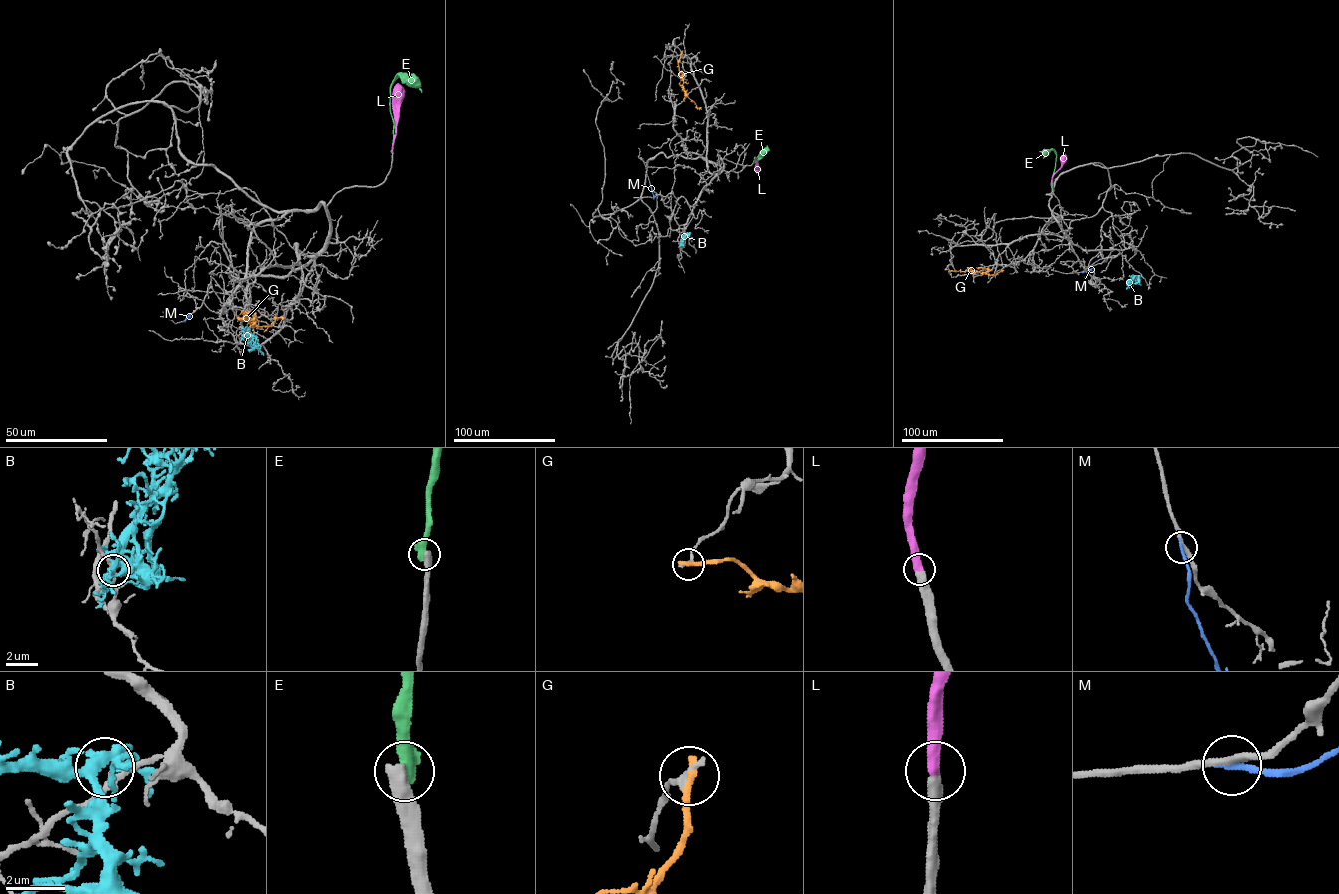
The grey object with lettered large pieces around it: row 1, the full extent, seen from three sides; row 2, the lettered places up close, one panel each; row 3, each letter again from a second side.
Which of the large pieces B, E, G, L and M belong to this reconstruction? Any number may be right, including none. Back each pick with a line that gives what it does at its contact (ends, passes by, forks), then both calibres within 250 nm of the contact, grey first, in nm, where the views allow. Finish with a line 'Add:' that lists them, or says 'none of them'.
L: it ends | 440/480 nm
Add: L

